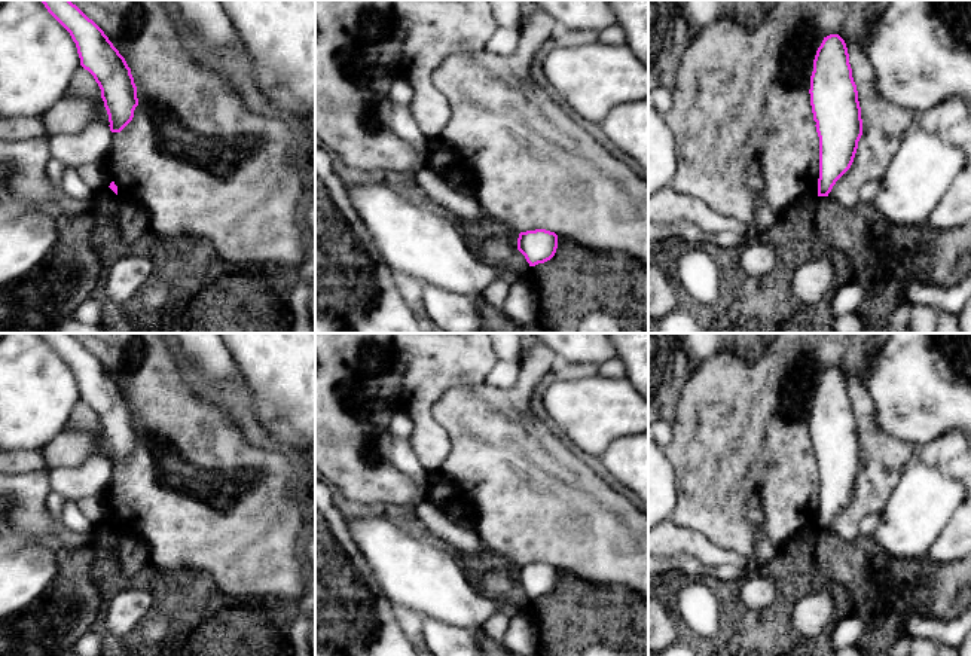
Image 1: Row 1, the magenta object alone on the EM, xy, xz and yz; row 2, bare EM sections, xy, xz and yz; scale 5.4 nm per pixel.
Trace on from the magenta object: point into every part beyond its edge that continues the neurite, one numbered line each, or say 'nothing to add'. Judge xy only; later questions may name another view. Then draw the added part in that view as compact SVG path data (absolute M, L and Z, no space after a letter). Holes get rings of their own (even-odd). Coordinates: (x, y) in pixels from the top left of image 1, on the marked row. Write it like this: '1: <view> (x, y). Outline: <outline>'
nothing to add

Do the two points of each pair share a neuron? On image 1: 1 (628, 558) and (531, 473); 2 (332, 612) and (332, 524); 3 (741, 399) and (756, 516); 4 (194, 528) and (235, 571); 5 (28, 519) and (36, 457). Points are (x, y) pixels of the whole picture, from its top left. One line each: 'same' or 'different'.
1: same
2: same
3: same
4: same
5: same

